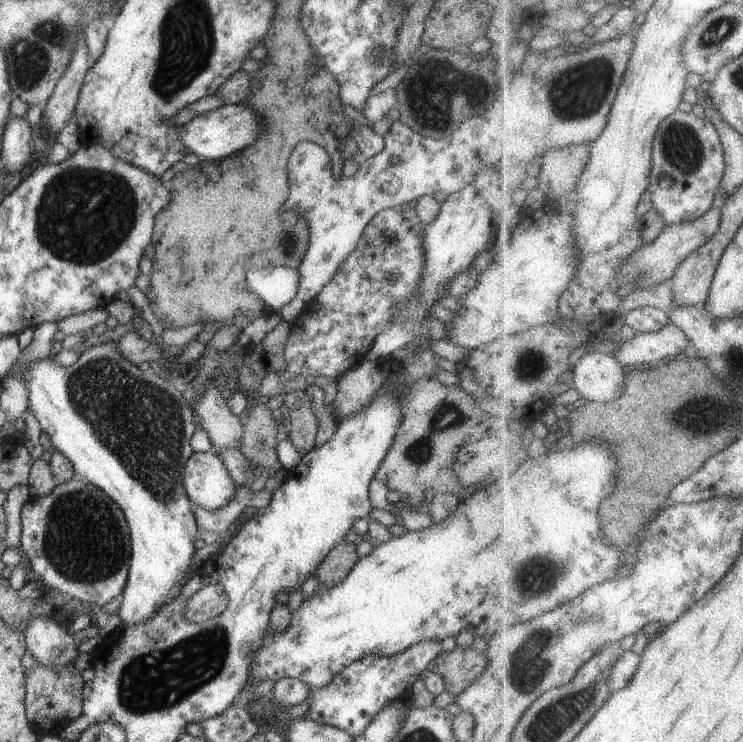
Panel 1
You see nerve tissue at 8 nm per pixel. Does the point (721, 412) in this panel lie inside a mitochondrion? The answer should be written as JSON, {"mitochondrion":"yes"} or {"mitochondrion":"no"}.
{"mitochondrion":"yes"}

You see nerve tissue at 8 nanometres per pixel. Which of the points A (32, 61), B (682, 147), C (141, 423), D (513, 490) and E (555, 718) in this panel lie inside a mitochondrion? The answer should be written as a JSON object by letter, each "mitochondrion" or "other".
{"A":"mitochondrion","B":"mitochondrion","C":"mitochondrion","D":"other","E":"mitochondrion"}

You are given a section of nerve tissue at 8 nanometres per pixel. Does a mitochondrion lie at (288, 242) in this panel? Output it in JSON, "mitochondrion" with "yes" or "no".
{"mitochondrion":"yes"}

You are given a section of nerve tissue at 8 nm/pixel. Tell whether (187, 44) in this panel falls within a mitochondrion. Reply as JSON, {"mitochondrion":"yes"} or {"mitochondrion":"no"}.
{"mitochondrion":"yes"}

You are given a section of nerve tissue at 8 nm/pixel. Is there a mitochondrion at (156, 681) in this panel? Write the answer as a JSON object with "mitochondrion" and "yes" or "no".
{"mitochondrion":"yes"}

